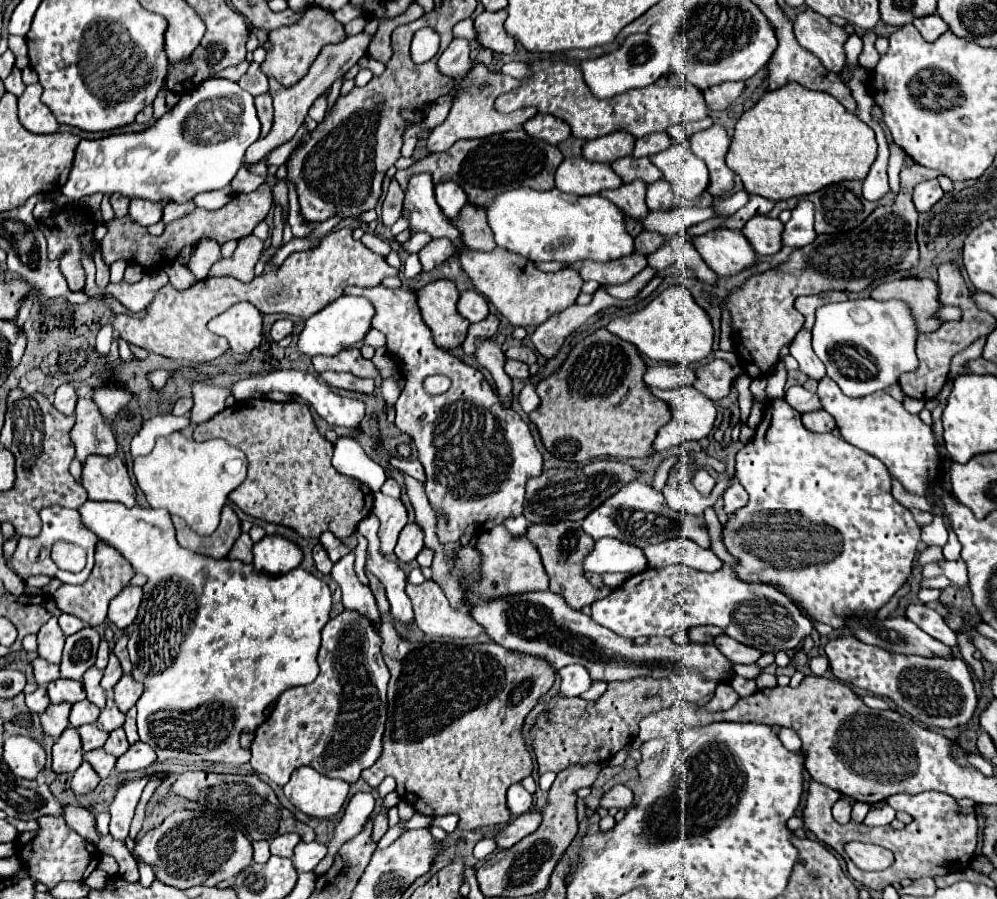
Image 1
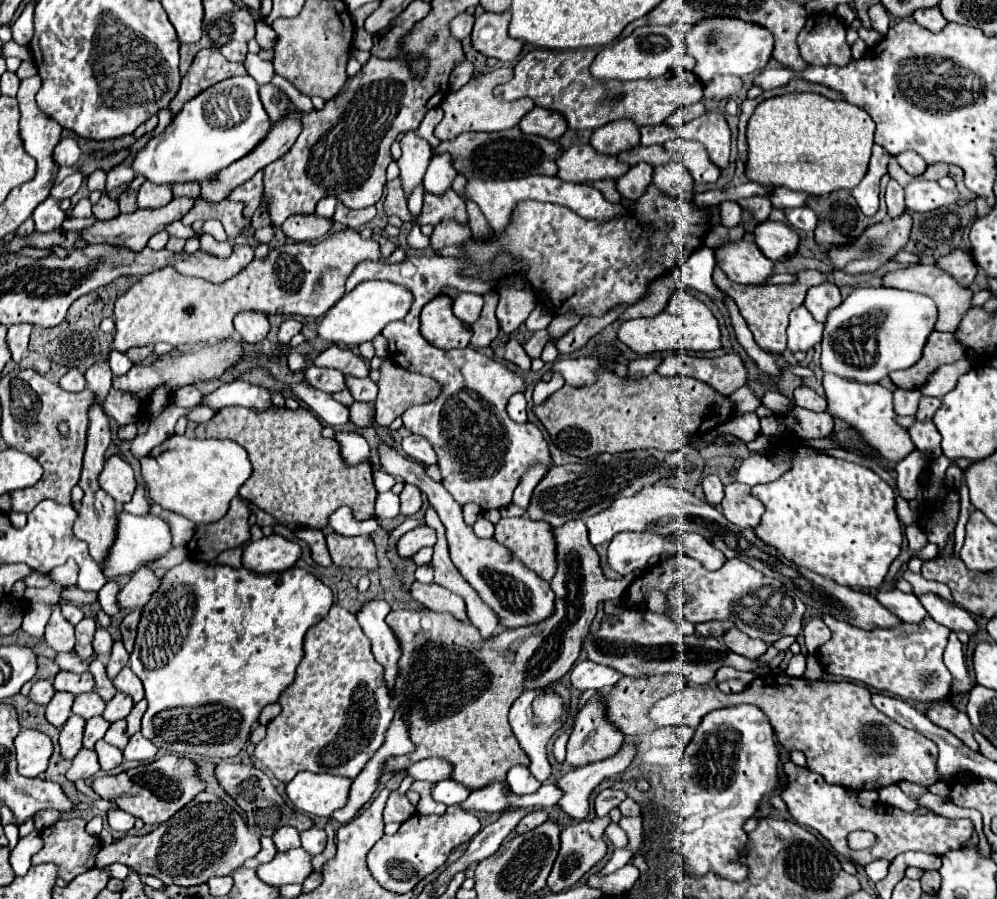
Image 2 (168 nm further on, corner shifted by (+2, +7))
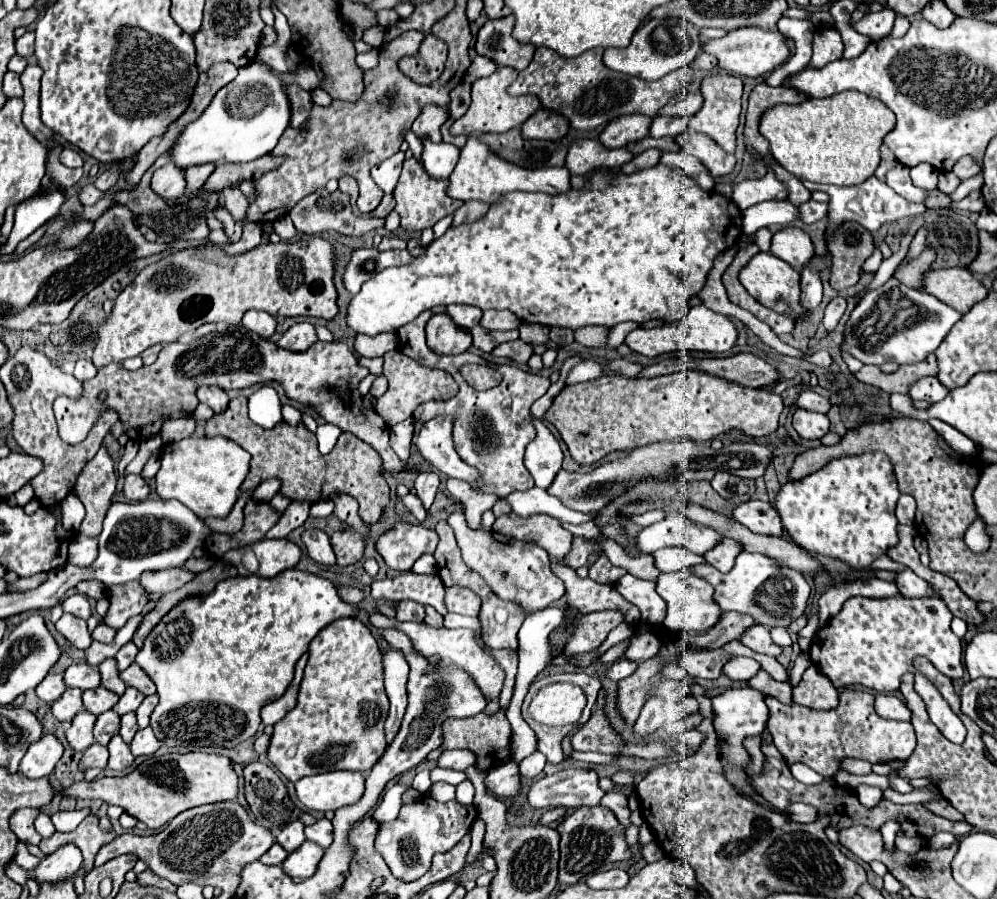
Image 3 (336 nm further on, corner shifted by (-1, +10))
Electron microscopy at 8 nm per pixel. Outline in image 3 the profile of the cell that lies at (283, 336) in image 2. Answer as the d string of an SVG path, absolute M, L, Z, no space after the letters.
M299 322L293 324L279 340L277 346L285 348L289 352L305 352L309 346L313 346L317 342L317 332L315 326L309 322Z

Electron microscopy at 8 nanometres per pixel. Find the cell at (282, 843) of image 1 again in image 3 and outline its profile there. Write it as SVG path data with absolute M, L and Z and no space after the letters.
M299 820L287 824L277 836L277 844L281 844L287 852L297 850L303 842L305 842L305 834L303 834L303 824Z

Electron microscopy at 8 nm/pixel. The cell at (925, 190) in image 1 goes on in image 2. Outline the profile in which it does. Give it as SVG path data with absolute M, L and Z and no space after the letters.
M912 181L906 189L906 205L910 211L934 211L956 201L956 191L944 191L936 181Z

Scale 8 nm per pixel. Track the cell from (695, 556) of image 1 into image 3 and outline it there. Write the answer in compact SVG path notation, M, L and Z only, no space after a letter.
M725 538L719 546L709 550L705 554L705 558L719 572L729 572L733 568L733 564L735 564L735 558L737 558L739 552L741 552L741 544L737 540L733 540L733 538Z

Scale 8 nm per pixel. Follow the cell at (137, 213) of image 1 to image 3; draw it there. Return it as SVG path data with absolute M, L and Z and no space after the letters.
M173 162L165 164L163 168L159 168L153 174L151 188L161 198L167 198L167 200L181 198L185 194L185 170L177 170L177 166L173 166Z

